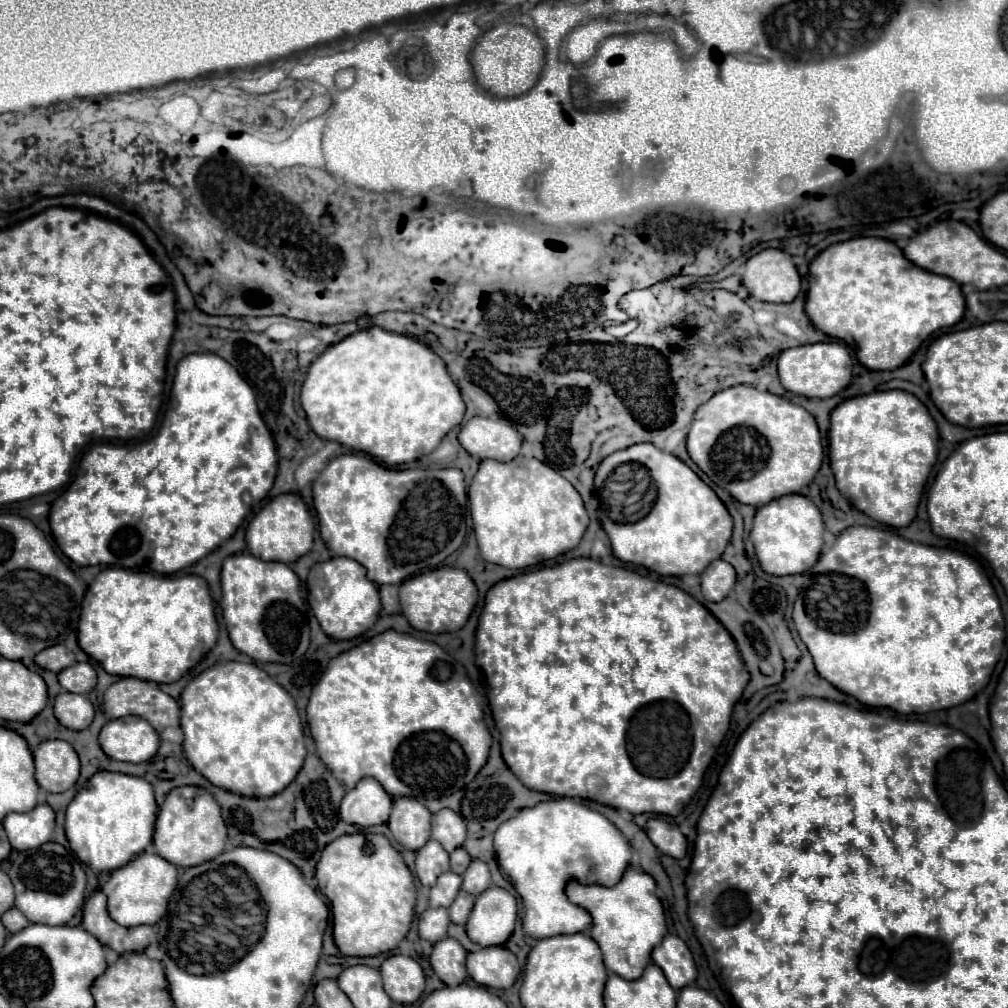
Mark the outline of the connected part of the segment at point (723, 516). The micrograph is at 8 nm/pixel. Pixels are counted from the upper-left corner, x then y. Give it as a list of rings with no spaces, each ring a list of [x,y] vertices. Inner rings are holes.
[[[634,444],[606,456],[598,466],[596,482],[604,482],[622,462],[638,462],[648,468],[658,488],[658,500],[654,508],[634,524],[616,524],[610,518],[602,520],[616,558],[644,566],[662,576],[684,576],[700,574],[706,564],[722,556],[732,536],[732,516],[710,486],[706,486],[682,460],[658,450],[654,444]]]

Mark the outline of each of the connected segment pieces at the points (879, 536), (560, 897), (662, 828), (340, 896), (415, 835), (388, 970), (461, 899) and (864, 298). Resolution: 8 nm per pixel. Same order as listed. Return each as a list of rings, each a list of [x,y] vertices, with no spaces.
[[[850,526],[844,532],[838,534],[836,542],[820,554],[818,562],[810,570],[810,586],[800,590],[794,610],[792,610],[794,626],[800,634],[800,640],[806,644],[810,656],[814,658],[814,666],[818,674],[828,680],[838,690],[854,696],[866,706],[880,706],[880,708],[892,708],[898,714],[924,714],[932,710],[944,710],[958,706],[970,698],[974,698],[986,684],[988,678],[1000,658],[1002,646],[1004,646],[1004,630],[1002,630],[1002,610],[998,596],[986,578],[984,570],[978,566],[974,558],[968,558],[966,554],[950,548],[932,548],[918,542],[910,542],[902,536],[896,536],[888,530],[870,528],[870,526]]]
[[[558,798],[548,802],[538,802],[532,808],[522,808],[514,818],[506,820],[506,824],[498,826],[494,834],[494,850],[496,860],[502,872],[510,878],[512,886],[524,900],[524,932],[532,938],[550,938],[560,934],[576,934],[586,932],[590,928],[590,914],[580,906],[574,906],[566,894],[564,886],[568,880],[576,878],[582,884],[616,884],[624,870],[630,866],[630,844],[620,834],[620,830],[600,812],[586,808],[580,800],[574,798]]]
[[[650,818],[646,822],[646,834],[652,840],[652,844],[666,856],[672,858],[684,858],[686,856],[686,838],[678,830],[676,824],[664,822],[660,818]]]
[[[346,834],[330,842],[322,850],[322,856],[316,864],[316,880],[318,880],[318,890],[330,900],[332,922],[334,922],[334,942],[344,956],[378,956],[378,954],[390,952],[408,934],[412,916],[414,916],[414,904],[416,904],[414,880],[400,852],[388,842],[386,836]]]
[[[396,798],[388,820],[388,828],[398,844],[408,850],[418,850],[430,838],[432,814],[414,798]]]
[[[390,956],[382,962],[380,974],[388,996],[396,1004],[412,1004],[424,990],[424,972],[410,956]]]
[[[460,890],[458,896],[456,896],[456,900],[454,900],[454,904],[448,908],[450,920],[454,924],[464,924],[466,922],[466,916],[470,914],[470,908],[472,906],[474,906],[474,896],[470,896],[468,892]]]
[[[852,238],[852,240],[846,240],[846,242],[838,242],[838,244],[832,244],[828,246],[824,252],[820,252],[812,264],[810,264],[810,288],[808,288],[808,294],[806,294],[806,314],[808,318],[812,320],[812,324],[822,330],[824,334],[832,336],[832,338],[838,338],[838,340],[844,340],[848,346],[852,346],[856,350],[856,358],[870,370],[894,370],[898,366],[902,366],[910,356],[912,352],[936,330],[940,328],[946,328],[946,326],[952,326],[956,322],[960,322],[964,317],[966,309],[965,298],[960,290],[960,284],[954,284],[954,280],[946,278],[946,276],[930,276],[930,272],[922,272],[922,268],[910,264],[904,256],[902,256],[902,250],[890,242],[890,240],[882,240],[882,238]]]

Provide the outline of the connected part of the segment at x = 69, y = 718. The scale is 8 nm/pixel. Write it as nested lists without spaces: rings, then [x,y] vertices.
[[[62,692],[56,696],[54,716],[60,720],[62,726],[66,726],[70,730],[84,730],[90,726],[92,718],[94,718],[94,706],[82,694]]]

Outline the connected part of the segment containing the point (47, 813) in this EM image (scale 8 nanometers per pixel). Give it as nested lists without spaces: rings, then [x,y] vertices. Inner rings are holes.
[[[38,804],[26,814],[8,814],[2,822],[6,836],[16,850],[30,850],[50,842],[54,832],[54,810],[48,804]]]

